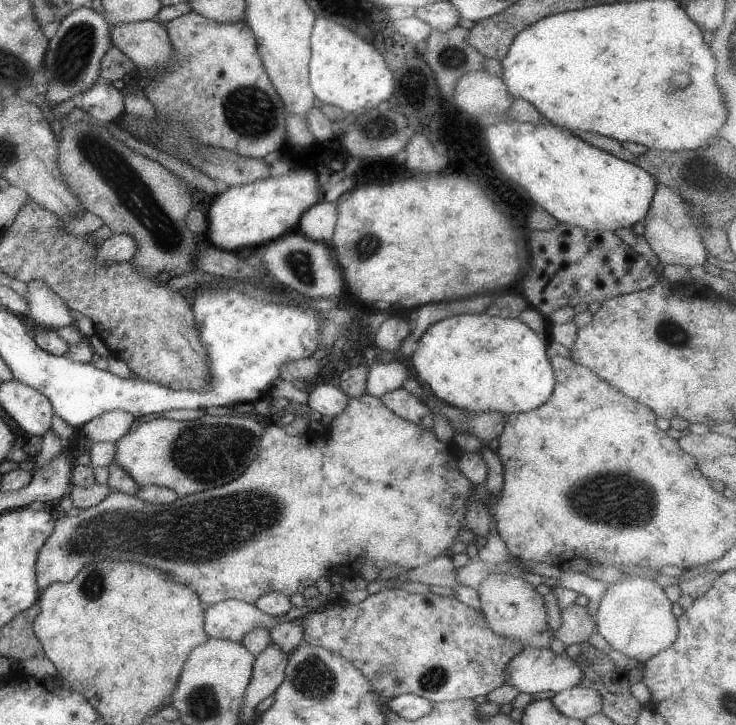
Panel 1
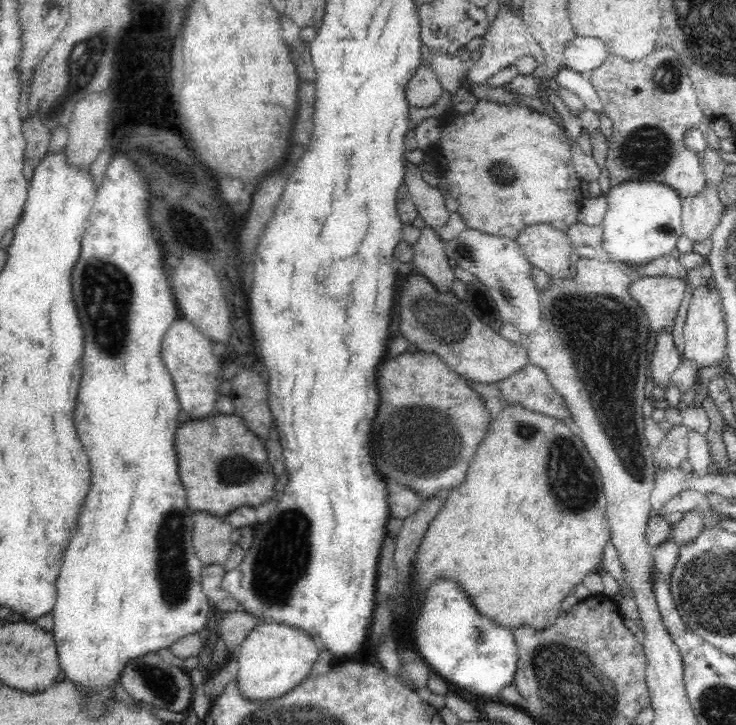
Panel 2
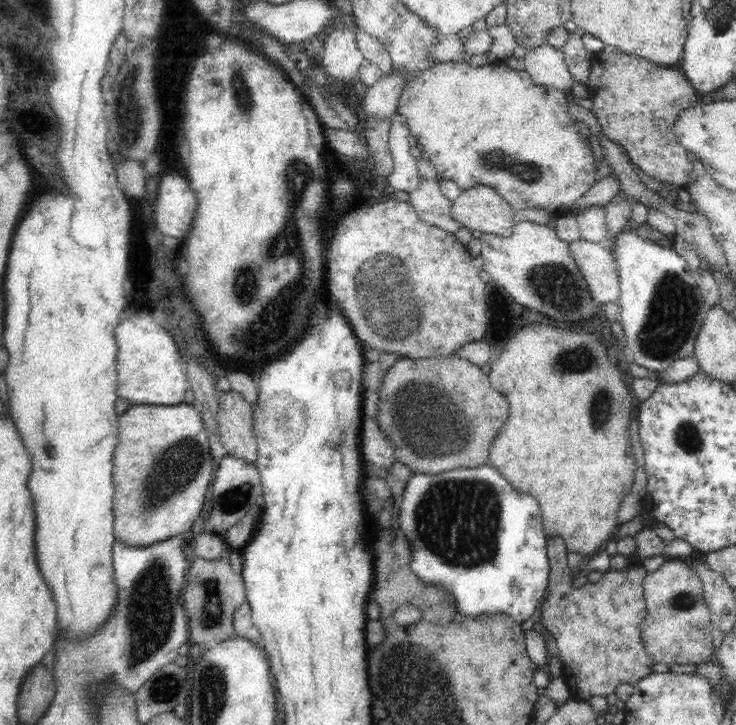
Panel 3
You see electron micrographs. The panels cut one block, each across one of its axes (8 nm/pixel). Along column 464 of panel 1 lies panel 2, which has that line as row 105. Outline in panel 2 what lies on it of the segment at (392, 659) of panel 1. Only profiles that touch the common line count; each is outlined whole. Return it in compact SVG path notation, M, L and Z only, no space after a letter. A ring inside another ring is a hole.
M658 46L652 54L638 60L626 60L624 56L608 52L608 58L588 77L604 105L605 114L612 121L612 136L607 141L606 157L612 187L624 181L656 181L671 186L681 198L694 197L706 188L700 153L690 150L683 141L683 134L687 130L698 127L703 112L690 84L687 69L674 49Z

